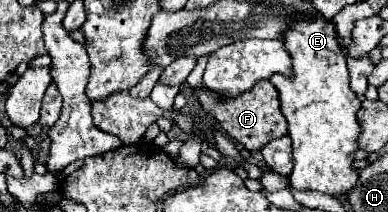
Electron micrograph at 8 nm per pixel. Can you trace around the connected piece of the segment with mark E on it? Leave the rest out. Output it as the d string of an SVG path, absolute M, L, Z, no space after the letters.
M294 16L292 20L282 32L284 48L292 58L292 74L274 74L270 78L280 94L282 114L288 120L288 134L292 136L294 170L290 184L294 188L344 196L358 182L356 170L350 168L350 154L356 150L356 138L360 134L356 120L360 100L348 86L350 74L334 22L322 16L312 20Z

